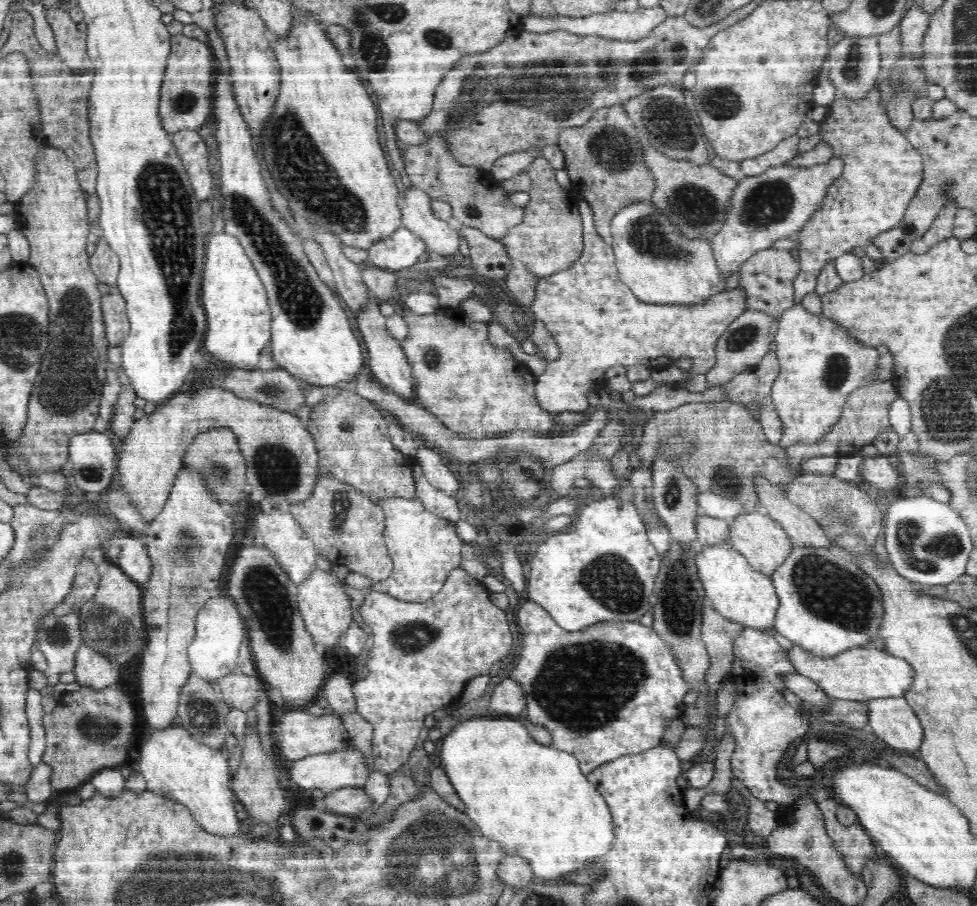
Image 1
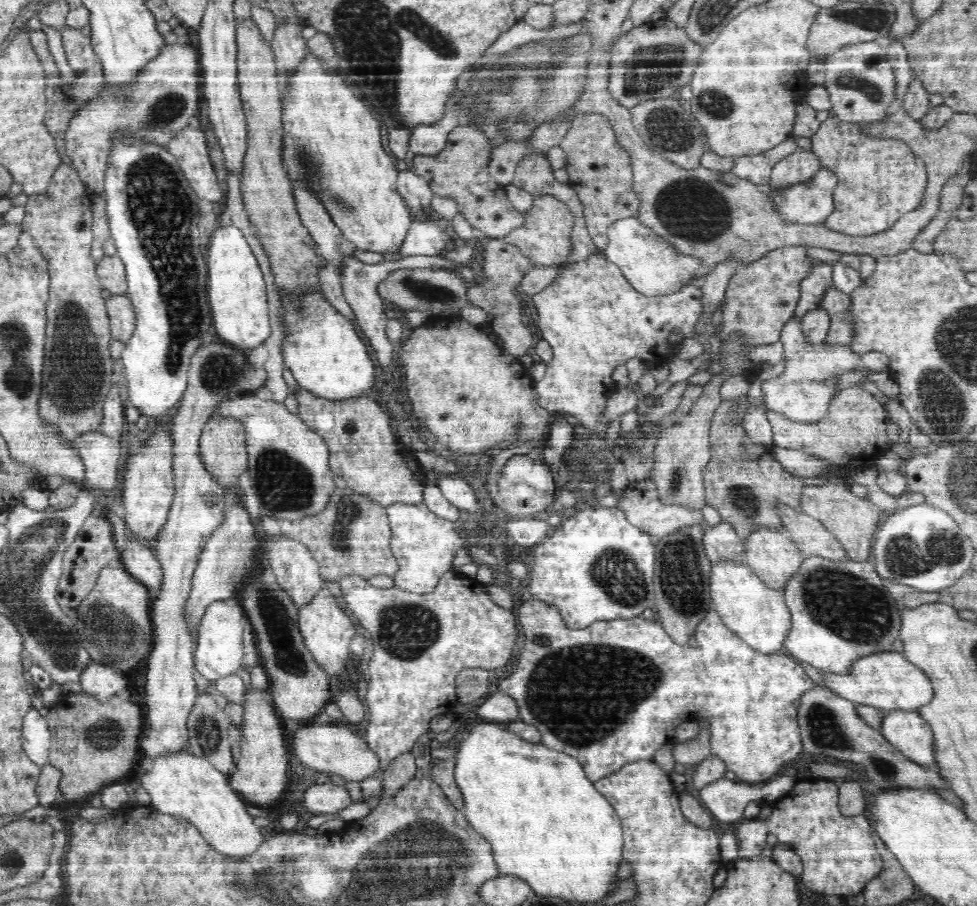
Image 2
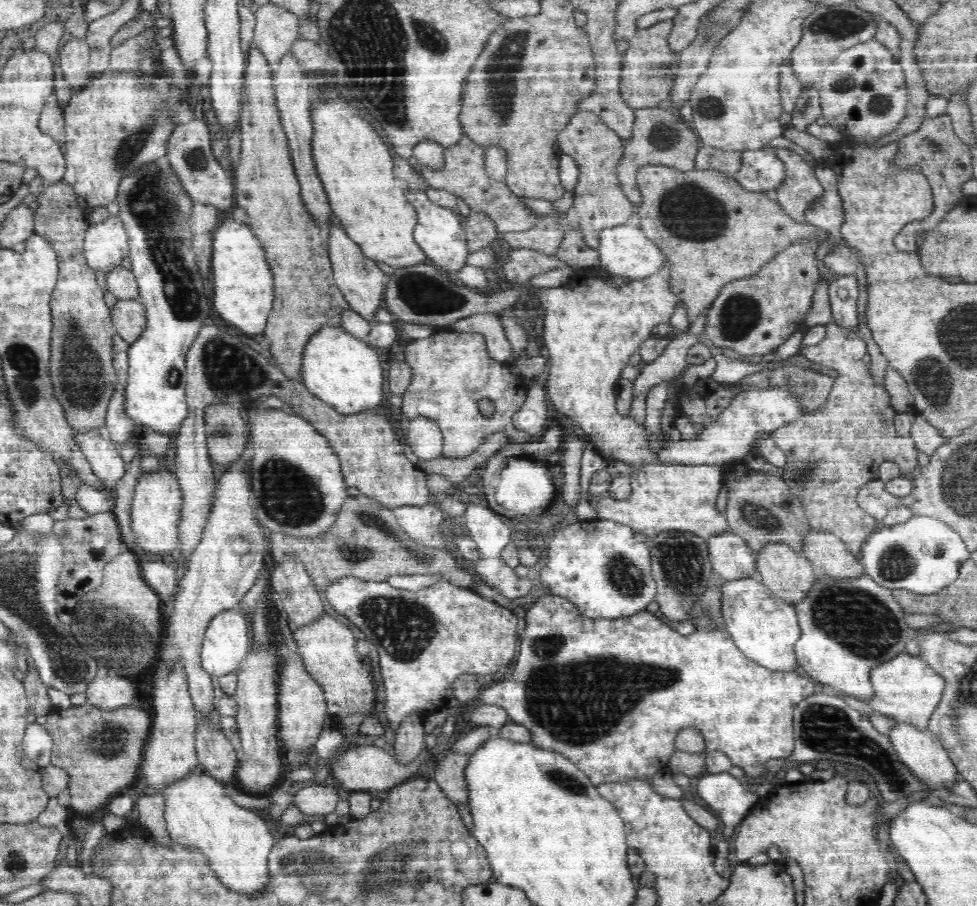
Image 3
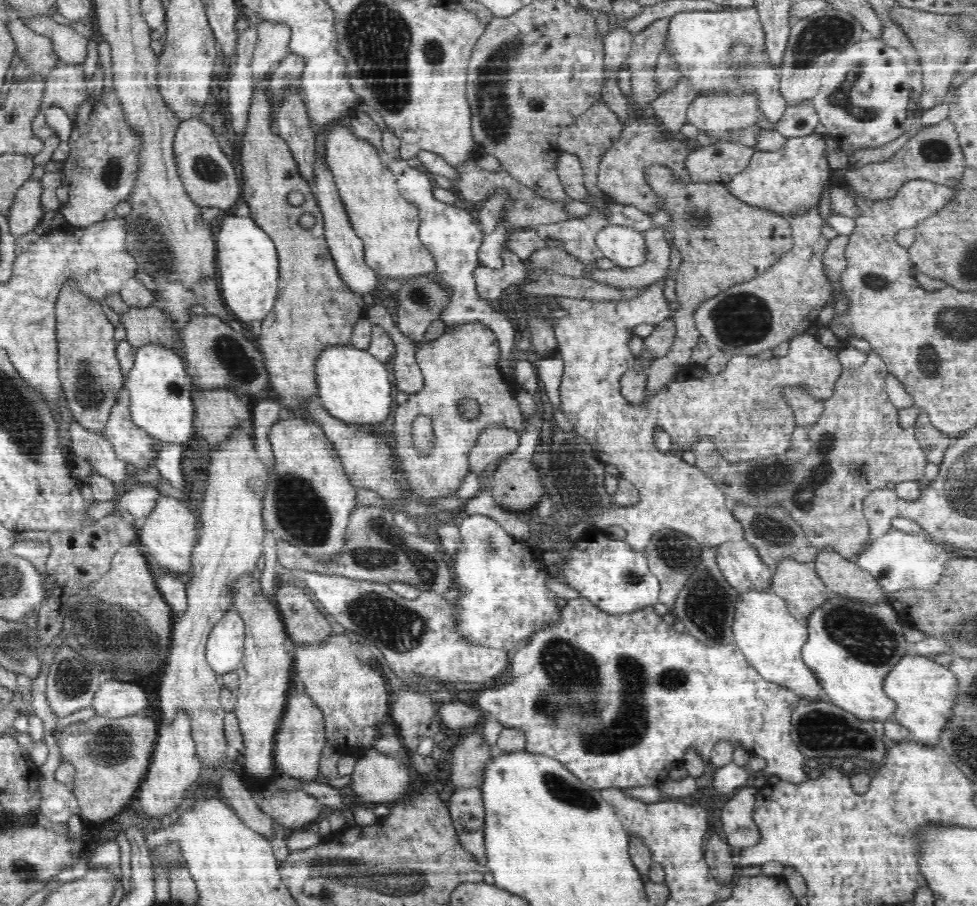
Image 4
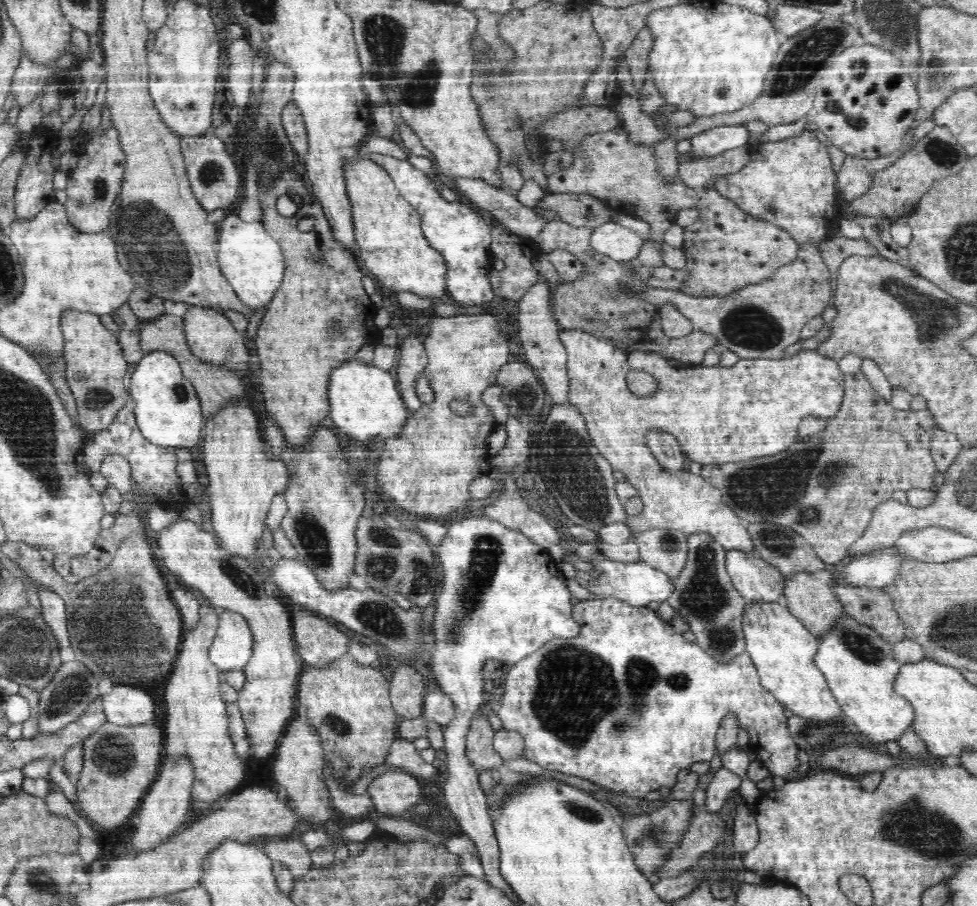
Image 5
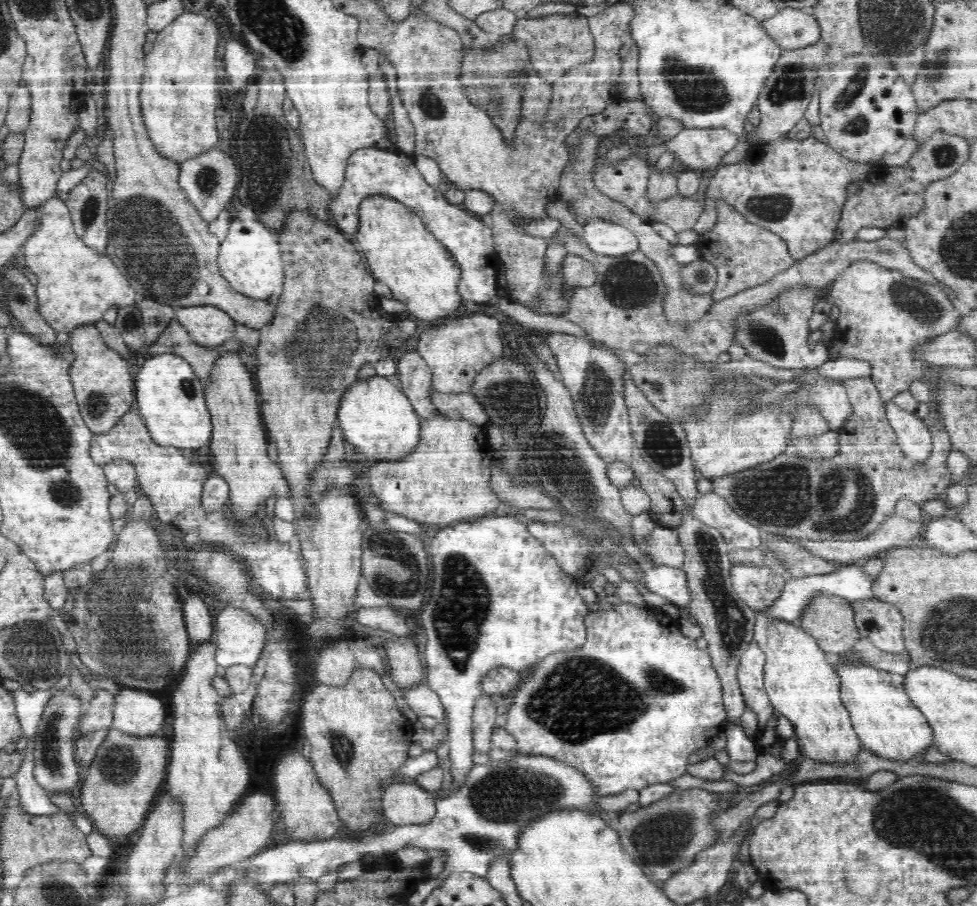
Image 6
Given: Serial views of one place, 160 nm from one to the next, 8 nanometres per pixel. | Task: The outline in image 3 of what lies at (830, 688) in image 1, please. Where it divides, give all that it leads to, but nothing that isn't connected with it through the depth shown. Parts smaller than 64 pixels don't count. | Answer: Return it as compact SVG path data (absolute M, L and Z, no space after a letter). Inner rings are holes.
M906 652L900 653L897 657L872 670L870 682L876 696L867 703L874 711L914 725L914 728L922 732L928 729L930 717L940 704L945 689L945 678L942 678L942 675L932 670L924 659Z

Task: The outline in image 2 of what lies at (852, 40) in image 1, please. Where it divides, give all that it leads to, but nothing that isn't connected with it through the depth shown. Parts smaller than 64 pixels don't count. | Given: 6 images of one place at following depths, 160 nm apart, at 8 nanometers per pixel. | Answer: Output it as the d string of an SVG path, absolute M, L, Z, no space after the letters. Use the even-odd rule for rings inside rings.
M878 42L848 45L832 55L825 61L826 81L823 86L830 97L830 110L838 120L849 124L874 124L900 109L896 105L894 69L888 62L886 50Z

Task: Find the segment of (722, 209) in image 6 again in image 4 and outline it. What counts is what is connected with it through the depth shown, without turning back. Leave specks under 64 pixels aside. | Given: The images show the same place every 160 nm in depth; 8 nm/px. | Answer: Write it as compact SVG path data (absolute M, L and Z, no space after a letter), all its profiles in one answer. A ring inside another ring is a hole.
M654 165L646 170L646 179L648 184L656 191L659 202L662 202L662 210L665 210L670 216L670 224L661 226L665 232L671 236L671 246L678 248L682 260L679 266L679 272L676 277L675 293L680 302L680 308L673 311L676 319L676 338L668 354L659 359L654 359L650 368L646 371L648 378L648 390L645 394L649 397L654 394L654 390L662 390L662 386L674 374L682 368L683 365L690 365L689 358L693 353L693 348L700 338L699 330L695 326L693 310L699 303L706 302L707 299L714 298L723 290L732 286L750 281L761 276L769 266L772 266L792 249L791 226L788 218L778 216L778 213L767 212L766 209L754 208L747 205L727 192L725 184L717 182L694 182L690 180L689 184L681 184L675 180L671 170L662 165Z

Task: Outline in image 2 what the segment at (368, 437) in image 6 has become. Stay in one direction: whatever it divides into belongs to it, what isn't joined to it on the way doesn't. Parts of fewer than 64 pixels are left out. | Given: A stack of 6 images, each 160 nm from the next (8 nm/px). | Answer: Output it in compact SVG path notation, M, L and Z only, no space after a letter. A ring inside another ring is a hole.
M312 292L300 298L298 302L293 300L293 296L286 298L286 304L282 308L284 315L283 326L285 338L282 341L283 363L285 368L289 368L301 388L310 391L312 394L330 401L348 401L362 398L368 390L370 384L374 382L374 362L368 356L368 348L364 346L362 338L354 329L350 319L343 317L324 298L324 293Z

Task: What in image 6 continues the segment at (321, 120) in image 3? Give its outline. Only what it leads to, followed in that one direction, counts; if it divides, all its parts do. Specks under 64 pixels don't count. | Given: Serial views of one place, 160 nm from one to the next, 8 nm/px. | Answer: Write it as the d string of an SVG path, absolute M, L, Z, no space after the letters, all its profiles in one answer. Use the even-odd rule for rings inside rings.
M382 196L364 200L360 228L352 240L376 281L388 285L393 298L406 302L420 320L444 320L460 310L461 267L450 251L426 228L424 221L404 204Z

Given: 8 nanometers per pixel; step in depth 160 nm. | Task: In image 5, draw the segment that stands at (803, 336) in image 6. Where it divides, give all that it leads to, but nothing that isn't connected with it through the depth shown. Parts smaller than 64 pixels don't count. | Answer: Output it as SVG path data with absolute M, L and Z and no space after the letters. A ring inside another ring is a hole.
M818 244L800 246L796 260L781 266L769 281L724 297L693 297L680 291L652 287L639 299L657 306L674 303L694 323L694 329L717 335L718 344L735 352L741 359L786 360L784 349L799 342L800 330L808 320L821 315L830 304L831 274L819 256Z

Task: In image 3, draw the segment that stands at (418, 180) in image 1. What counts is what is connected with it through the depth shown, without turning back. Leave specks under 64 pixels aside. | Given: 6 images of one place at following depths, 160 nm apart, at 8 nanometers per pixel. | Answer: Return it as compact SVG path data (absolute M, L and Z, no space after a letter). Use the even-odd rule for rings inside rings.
M465 135L457 145L445 149L443 167L432 169L420 166L418 170L428 186L447 190L466 202L473 212L487 214L495 224L499 237L502 237L503 233L530 230L532 226L542 220L542 216L532 213L521 201L521 197L509 189L505 181L498 182L490 178L484 168L484 152L486 152L486 147L479 146Z

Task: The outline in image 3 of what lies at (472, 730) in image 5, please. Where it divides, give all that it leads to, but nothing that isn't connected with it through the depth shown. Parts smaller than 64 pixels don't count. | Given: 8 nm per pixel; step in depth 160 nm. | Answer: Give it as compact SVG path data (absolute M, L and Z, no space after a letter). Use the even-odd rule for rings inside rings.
M450 753L441 761L435 761L435 773L433 779L440 785L444 794L454 804L466 804L468 800L468 787L465 781L464 769L470 762L468 753Z

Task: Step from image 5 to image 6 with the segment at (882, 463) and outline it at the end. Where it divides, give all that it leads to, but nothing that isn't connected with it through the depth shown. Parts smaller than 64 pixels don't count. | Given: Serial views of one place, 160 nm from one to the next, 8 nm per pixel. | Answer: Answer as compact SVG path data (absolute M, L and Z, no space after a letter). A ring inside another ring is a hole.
M862 377L857 379L846 379L843 381L847 395L849 396L849 401L853 406L853 416L850 420L845 422L844 429L837 430L837 441L838 441L838 454L830 458L819 458L819 459L808 459L800 457L800 455L795 454L793 450L791 452L783 452L776 458L765 462L762 465L758 465L752 469L746 469L744 473L738 473L736 475L727 475L724 478L712 478L713 492L725 499L725 502L744 518L748 523L752 524L760 530L766 530L766 532L771 532L774 535L779 535L786 538L794 539L805 539L806 541L814 540L814 542L821 541L856 541L862 540L862 538L870 537L882 524L884 524L889 519L894 517L894 506L900 498L908 496L907 500L912 501L916 505L921 505L922 502L933 501L937 498L939 494L946 492L948 486L952 485L952 477L950 477L950 471L945 467L946 457L952 448L950 437L946 432L945 426L939 424L938 421L930 422L929 431L931 432L932 439L932 452L930 456L923 463L912 463L910 459L906 458L906 455L902 453L900 445L898 444L898 439L894 429L890 426L889 420L887 419L887 414L885 413L885 403L880 398L879 390L874 384L871 377Z

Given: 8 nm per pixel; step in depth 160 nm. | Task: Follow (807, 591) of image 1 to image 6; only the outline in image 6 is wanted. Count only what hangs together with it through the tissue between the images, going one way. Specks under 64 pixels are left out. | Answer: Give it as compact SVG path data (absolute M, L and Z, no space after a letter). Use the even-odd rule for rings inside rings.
M854 648L854 650L852 650L852 652L846 652L846 653L842 653L842 654L840 654L840 655L839 655L839 658L838 658L838 662L837 662L837 664L836 664L836 665L835 665L835 666L833 666L833 669L834 669L834 670L835 670L835 671L837 671L837 675L838 675L838 676L839 676L839 678L840 678L840 679L841 679L841 701L842 701L842 702L843 702L843 704L844 704L844 705L845 705L845 707L846 707L846 710L849 710L849 715L850 715L850 718L851 718L851 723L852 723L852 724L853 724L853 727L854 727L854 730L855 730L855 731L856 731L856 734L857 734L857 735L858 735L858 738L859 738L859 739L860 739L860 740L861 740L861 742L863 742L863 744L864 744L864 746L866 746L866 748L867 748L867 749L870 749L870 750L871 750L871 753L873 753L873 754L876 754L876 755L877 755L877 756L878 756L878 757L879 757L879 758L886 758L886 759L887 759L887 761L898 761L898 762L904 762L904 763L907 763L907 764L910 764L910 762L916 762L916 761L915 761L915 760L913 760L913 758L916 758L916 756L920 756L920 757L922 757L922 758L925 758L925 754L926 754L926 753L928 753L928 752L929 752L929 751L928 751L928 750L930 750L930 748L933 748L933 747L934 747L934 734L933 734L933 730L932 730L932 727L931 727L931 726L930 726L930 725L929 725L929 722L928 722L928 721L927 721L927 718L926 718L926 717L925 717L925 716L924 716L924 715L923 715L923 714L922 714L922 713L921 713L921 710L920 710L920 709L918 709L918 708L917 708L917 706L916 706L916 705L915 705L915 704L914 704L914 703L913 703L913 702L912 702L912 701L911 701L911 700L910 700L910 697L909 697L909 696L908 696L908 695L907 695L907 693L906 693L906 692L905 692L905 689L904 689L904 680L905 680L905 676L904 676L904 675L900 675L900 674L896 674L896 673L889 673L889 672L886 672L886 671L881 671L881 670L878 670L878 669L874 669L874 667L870 667L870 665L864 665L864 663L862 663L862 661L854 661L854 659L850 659L850 658L852 658L852 653L853 653L853 652L854 652L854 651L857 651L857 649L856 649L856 648Z

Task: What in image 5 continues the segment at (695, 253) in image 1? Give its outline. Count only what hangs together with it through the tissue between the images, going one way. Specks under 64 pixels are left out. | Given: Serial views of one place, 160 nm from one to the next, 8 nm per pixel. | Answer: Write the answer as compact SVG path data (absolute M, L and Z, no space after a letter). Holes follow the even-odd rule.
M606 222L594 228L590 244L597 253L628 264L639 255L643 240L638 233L617 222Z

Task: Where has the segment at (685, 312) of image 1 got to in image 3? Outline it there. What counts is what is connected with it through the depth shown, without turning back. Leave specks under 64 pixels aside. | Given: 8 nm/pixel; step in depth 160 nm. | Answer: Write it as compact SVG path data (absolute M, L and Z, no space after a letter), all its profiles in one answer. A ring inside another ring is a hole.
M667 260L658 272L643 280L632 280L628 284L617 286L609 278L586 278L584 281L573 281L574 286L558 286L542 288L536 292L545 308L543 338L548 348L550 370L545 384L548 402L558 412L562 413L577 428L580 428L590 438L596 452L608 461L618 461L631 468L632 494L622 501L613 501L604 496L596 507L597 519L618 522L630 527L648 544L664 531L682 531L694 533L695 536L708 540L717 534L731 532L724 513L718 512L716 501L726 480L723 468L719 466L695 466L665 462L654 458L652 450L648 450L646 440L647 430L644 424L637 422L630 415L622 415L617 409L616 386L621 377L622 369L629 364L630 356L639 350L642 342L656 336L652 332L654 326L669 322L676 306L680 306L678 295L670 290L670 273L672 266Z

